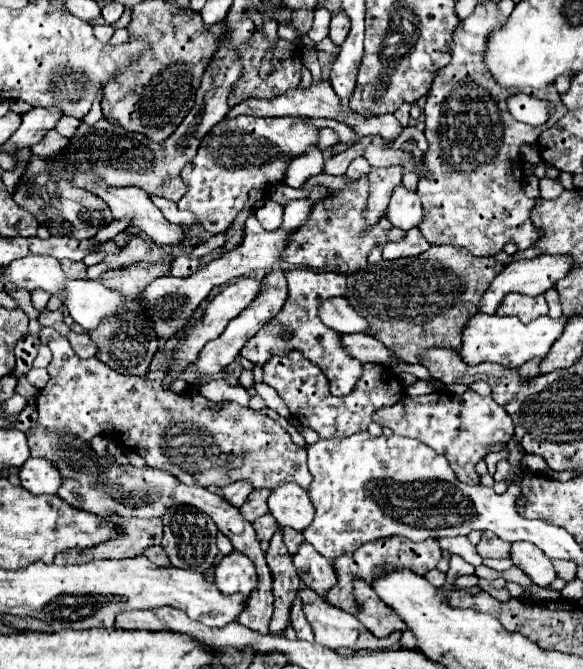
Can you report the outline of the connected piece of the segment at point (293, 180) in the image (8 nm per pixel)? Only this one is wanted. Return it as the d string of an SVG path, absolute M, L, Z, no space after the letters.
M312 148L308 156L300 156L300 158L294 158L286 170L286 178L284 178L284 184L288 184L290 188L302 188L304 182L310 178L310 176L316 176L320 174L324 168L324 162L322 162L322 152L320 148Z

